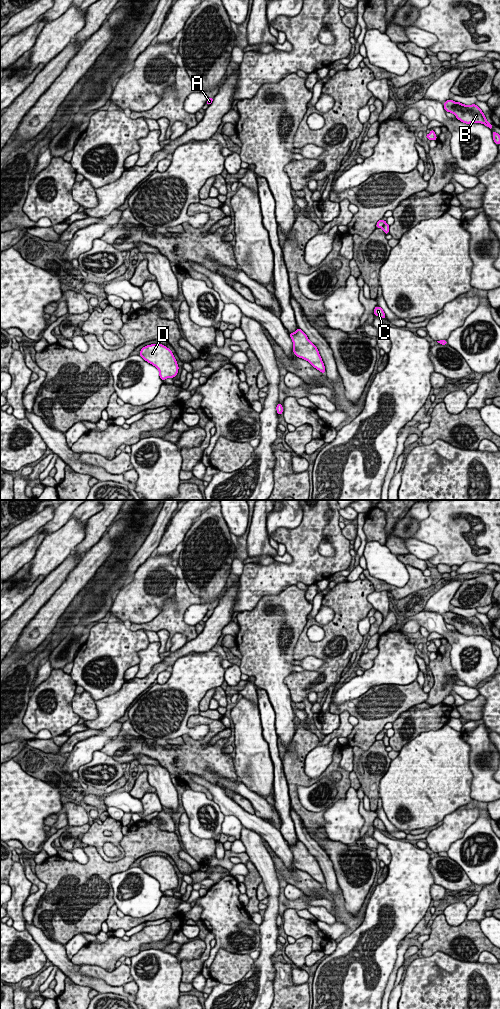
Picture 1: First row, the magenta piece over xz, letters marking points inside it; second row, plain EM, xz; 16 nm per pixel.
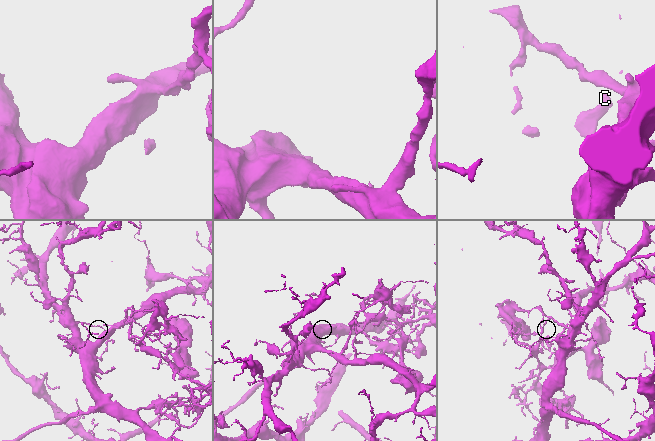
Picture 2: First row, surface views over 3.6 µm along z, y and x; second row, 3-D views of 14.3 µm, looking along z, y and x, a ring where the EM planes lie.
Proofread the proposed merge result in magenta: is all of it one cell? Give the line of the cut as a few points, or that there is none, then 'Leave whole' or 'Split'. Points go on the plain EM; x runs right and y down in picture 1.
Split along xz (385, 734), (381, 739). Split

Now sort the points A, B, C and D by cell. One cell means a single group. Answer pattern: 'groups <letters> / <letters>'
groups A D / B C

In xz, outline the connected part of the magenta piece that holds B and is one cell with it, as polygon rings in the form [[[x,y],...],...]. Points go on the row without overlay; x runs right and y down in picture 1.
[[[449,611],[445,613],[443,618],[446,624],[453,625],[463,635],[481,635],[490,641],[492,640],[493,636],[487,634],[484,625],[476,616],[465,617]]]

